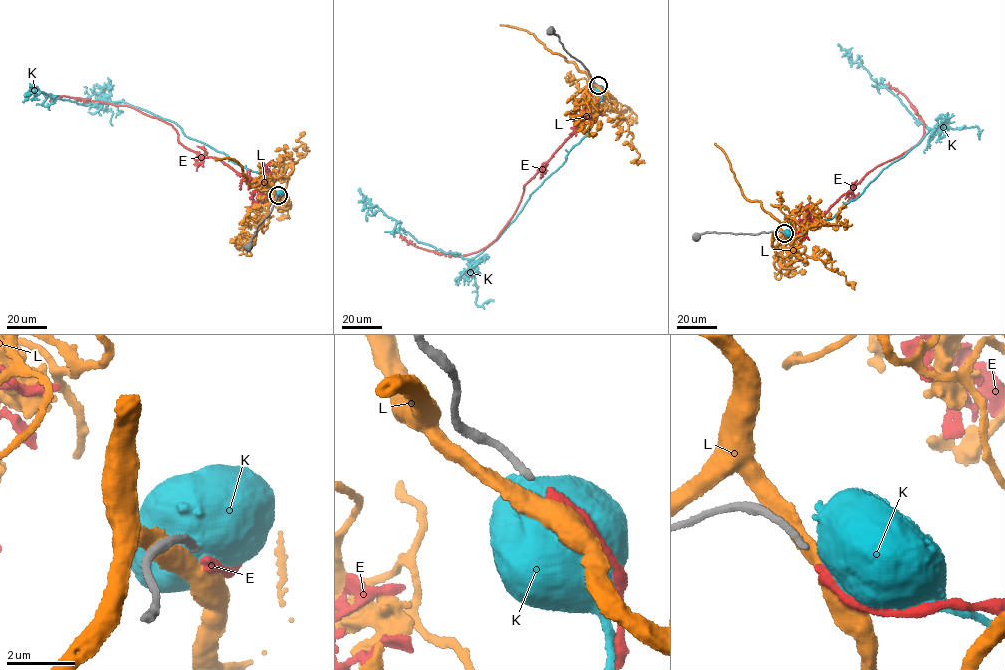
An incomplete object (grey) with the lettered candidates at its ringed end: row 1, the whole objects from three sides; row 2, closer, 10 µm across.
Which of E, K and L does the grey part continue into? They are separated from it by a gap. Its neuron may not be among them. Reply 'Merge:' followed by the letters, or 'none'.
Merge: E

